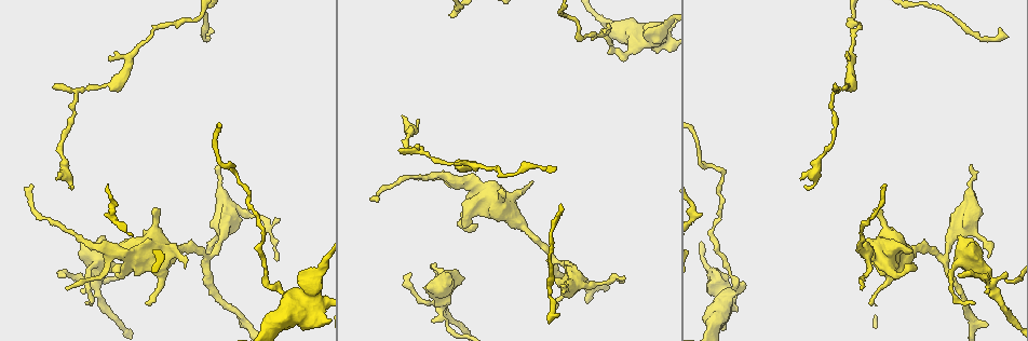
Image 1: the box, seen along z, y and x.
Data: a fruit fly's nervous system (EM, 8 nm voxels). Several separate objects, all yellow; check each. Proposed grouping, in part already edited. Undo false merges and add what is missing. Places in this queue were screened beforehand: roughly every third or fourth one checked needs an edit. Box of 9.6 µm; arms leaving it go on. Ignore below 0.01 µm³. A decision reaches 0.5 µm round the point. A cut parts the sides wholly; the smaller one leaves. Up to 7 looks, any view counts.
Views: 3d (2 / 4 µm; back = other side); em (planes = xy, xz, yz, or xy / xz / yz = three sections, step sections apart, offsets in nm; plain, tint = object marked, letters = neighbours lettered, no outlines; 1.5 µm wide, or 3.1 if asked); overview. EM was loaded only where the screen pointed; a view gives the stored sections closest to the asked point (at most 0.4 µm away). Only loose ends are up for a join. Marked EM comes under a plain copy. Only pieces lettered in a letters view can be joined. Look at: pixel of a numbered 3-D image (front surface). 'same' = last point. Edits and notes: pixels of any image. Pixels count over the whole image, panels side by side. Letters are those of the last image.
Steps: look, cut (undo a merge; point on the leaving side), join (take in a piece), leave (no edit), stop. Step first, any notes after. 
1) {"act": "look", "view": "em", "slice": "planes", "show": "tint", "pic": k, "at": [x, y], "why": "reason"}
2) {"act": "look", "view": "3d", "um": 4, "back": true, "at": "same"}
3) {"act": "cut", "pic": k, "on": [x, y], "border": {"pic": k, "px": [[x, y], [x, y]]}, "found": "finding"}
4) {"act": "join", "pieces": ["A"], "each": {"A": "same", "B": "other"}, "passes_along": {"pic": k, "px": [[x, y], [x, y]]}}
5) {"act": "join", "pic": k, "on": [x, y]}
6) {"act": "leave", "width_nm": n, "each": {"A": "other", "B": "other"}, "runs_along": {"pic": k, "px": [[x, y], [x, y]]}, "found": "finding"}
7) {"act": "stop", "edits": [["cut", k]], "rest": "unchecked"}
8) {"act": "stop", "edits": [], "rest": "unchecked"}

{"act": "look", "view": "em", "slice": "planes", "show": "letters", "pic": 1, "at": [410, 273]}

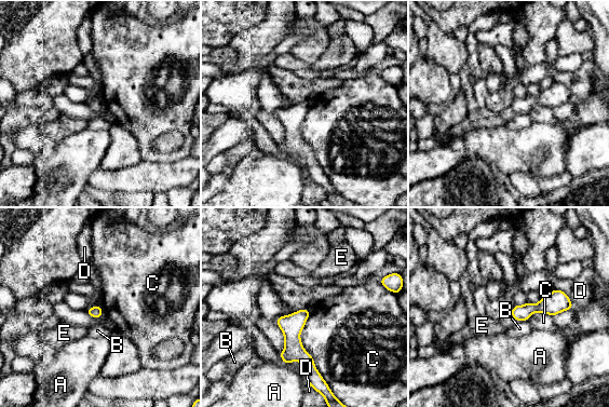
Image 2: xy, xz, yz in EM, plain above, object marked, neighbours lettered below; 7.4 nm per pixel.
{"act": "leave", "width_nm": 90, "each": {"A": "other", "B": "other", "C": "other", "D": "other", "E": "other"}, "border": {"pic": 2, "px": [[309, 311], [300, 342], [326, 383]]}, "found": "no lettered piece goes on from it"}

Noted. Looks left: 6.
{"act": "look", "view": "3d", "um": 2, "pic": 1, "at": [860, 288], "why": "free end"}

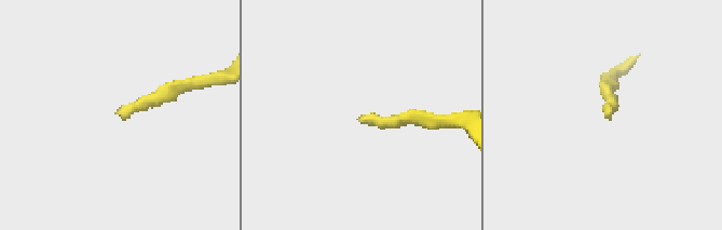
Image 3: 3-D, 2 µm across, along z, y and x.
{"act": "look", "view": "em", "slice": "yz", "step": 8, "show": "tint", "pic": 3, "at": [359, 117], "why": "shape alone is not enough"}

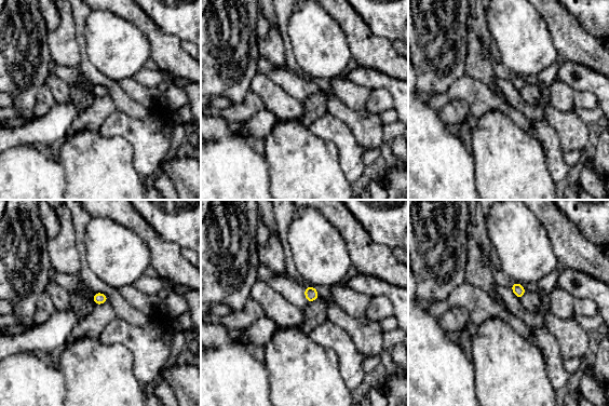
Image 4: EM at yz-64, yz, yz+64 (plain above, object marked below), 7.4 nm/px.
{"act": "look", "view": "em", "slice": "planes", "show": "letters", "at": "same", "why": "another direction"}

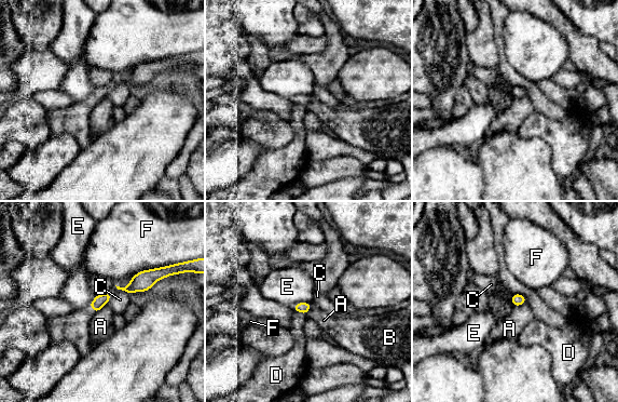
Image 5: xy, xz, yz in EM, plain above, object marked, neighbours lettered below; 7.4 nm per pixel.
{"act": "leave", "each": {"A": "other", "B": "other", "C": "other", "D": "other", "E": "other", "F": "other"}, "border": {"pic": 5, "px": [[310, 302], [299, 302], [297, 304]]}, "found": "none of them fits"}

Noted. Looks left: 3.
{"act": "look", "view": "em", "slice": "planes", "show": "letters", "pic": 1, "at": [1001, 29], "why": "branch stops here"}

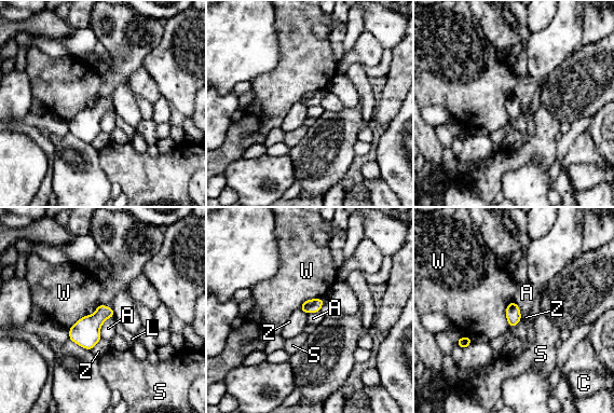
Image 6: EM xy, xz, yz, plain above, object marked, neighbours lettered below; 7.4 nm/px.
{"act": "leave", "each": {"A": "other", "C": "other", "L": "other", "S": "other", "W": "other", "Z": "other"}, "border": {"pic": 6, "px": [[514, 301], [520, 320], [509, 327]]}, "found": "none of them fits"}

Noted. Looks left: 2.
{"act": "stop", "edits": [], "rest": "unchecked"}

